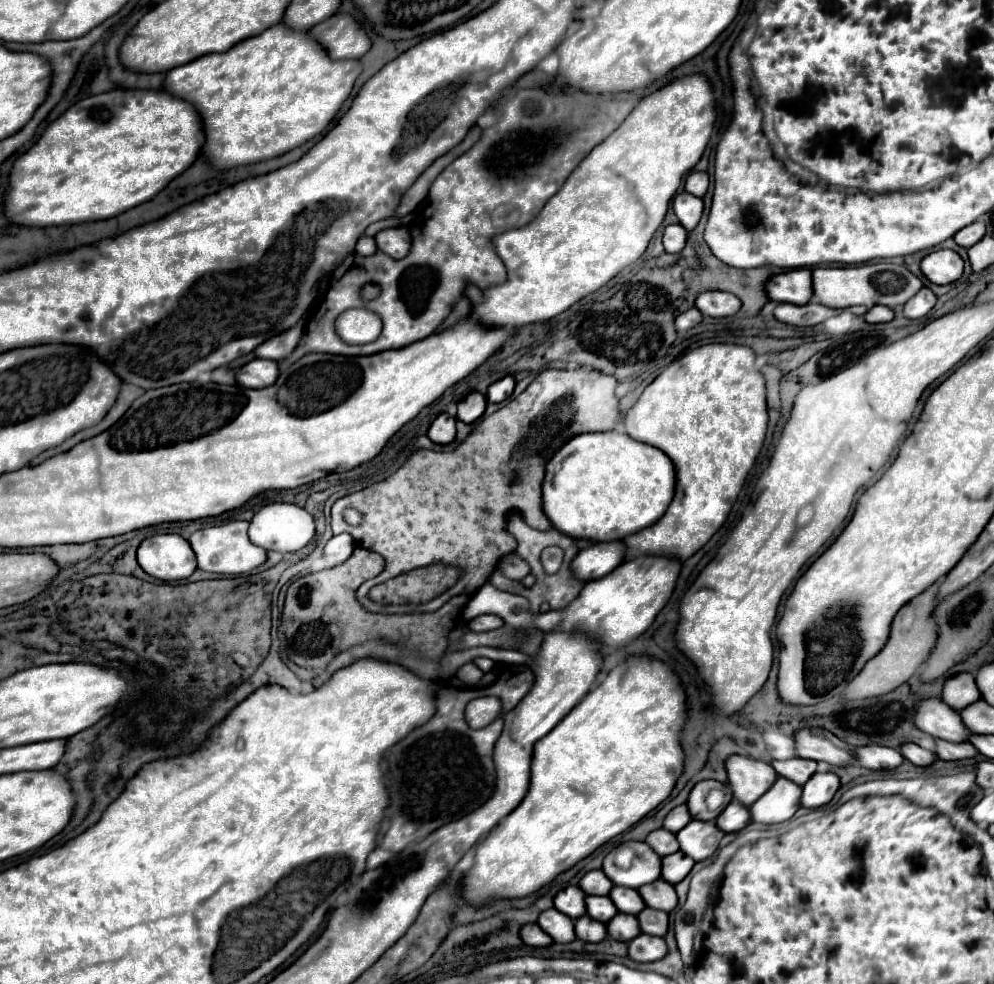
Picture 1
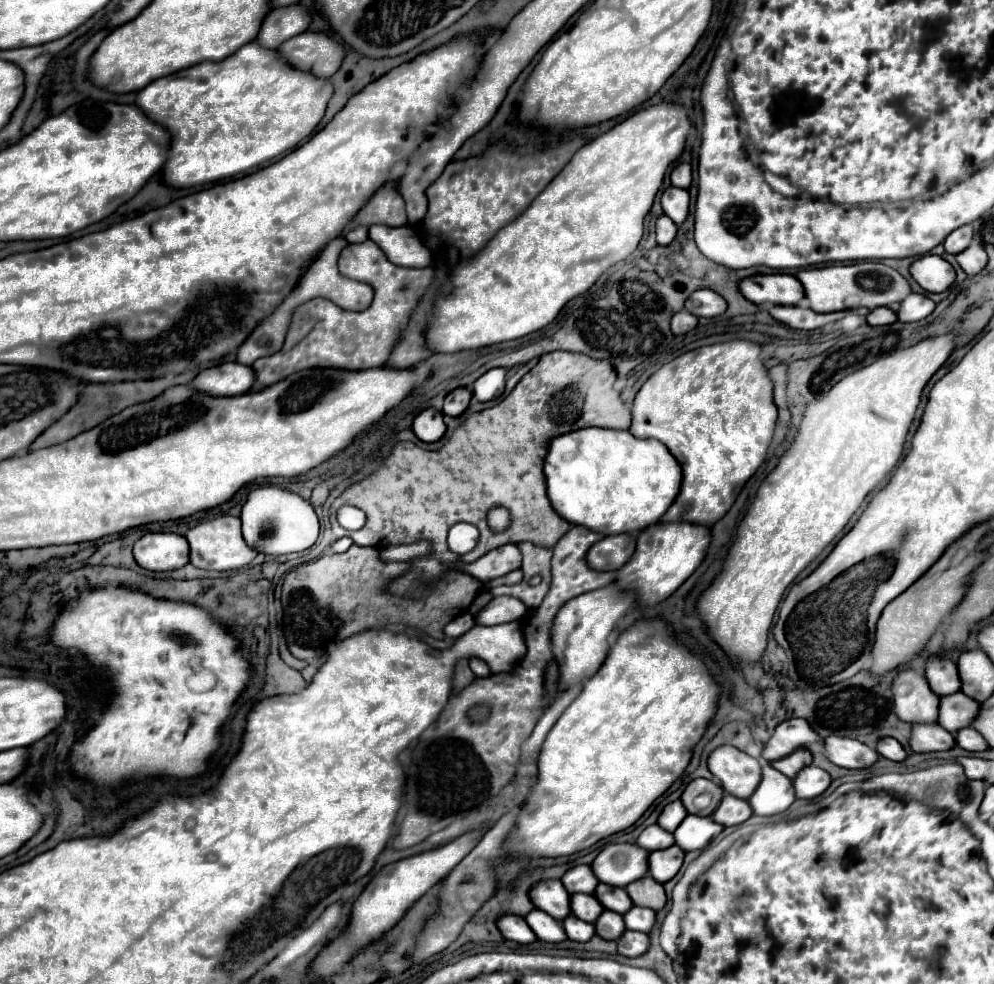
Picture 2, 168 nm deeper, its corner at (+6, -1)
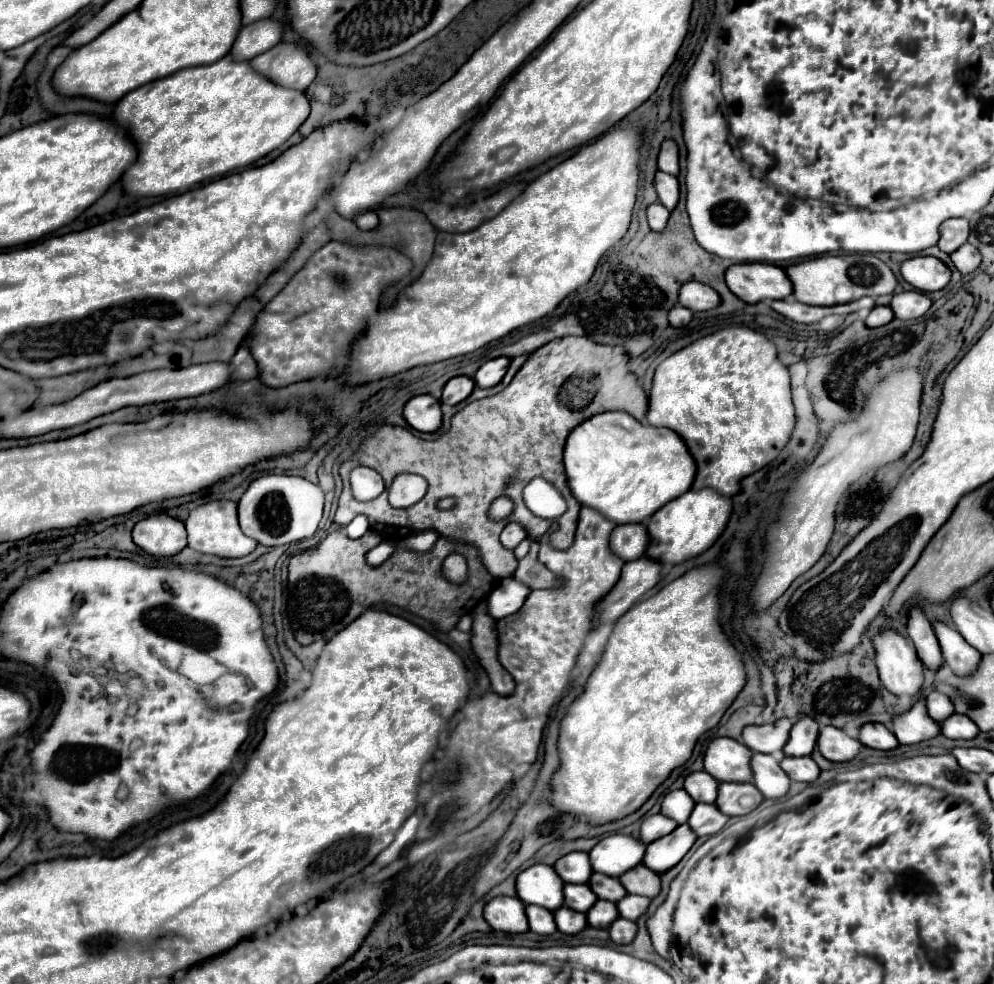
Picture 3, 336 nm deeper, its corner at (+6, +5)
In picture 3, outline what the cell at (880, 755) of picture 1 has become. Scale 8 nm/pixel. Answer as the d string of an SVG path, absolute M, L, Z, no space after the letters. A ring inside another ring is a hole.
M827 726L819 732L817 750L823 754L823 758L827 758L831 762L849 762L859 754L861 742L847 736L839 728Z

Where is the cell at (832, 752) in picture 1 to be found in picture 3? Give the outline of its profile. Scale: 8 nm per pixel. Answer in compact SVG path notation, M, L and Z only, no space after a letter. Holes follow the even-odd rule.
M781 718L773 724L763 724L763 726L747 726L743 730L745 746L753 752L773 754L787 744L787 734L791 726L793 722L789 718Z

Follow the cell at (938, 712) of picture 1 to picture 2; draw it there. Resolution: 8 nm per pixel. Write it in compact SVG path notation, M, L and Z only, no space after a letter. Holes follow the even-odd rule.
M901 668L891 684L895 712L905 722L937 722L939 696L929 688L925 676L913 668Z

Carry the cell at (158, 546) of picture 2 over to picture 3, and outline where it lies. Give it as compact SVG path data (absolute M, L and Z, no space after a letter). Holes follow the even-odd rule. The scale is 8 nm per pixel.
M151 516L135 524L133 542L151 556L175 556L187 546L187 532L183 522L171 516Z

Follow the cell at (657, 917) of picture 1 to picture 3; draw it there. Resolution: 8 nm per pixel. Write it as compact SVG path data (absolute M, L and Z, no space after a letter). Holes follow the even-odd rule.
M627 894L623 900L617 902L617 910L623 918L627 920L637 920L641 914L647 912L649 908L649 898L645 896L633 896L633 894Z

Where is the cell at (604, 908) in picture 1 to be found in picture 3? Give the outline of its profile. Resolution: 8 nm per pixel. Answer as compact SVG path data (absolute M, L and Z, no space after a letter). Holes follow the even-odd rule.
M565 884L565 906L577 912L587 912L595 902L597 896L591 892L587 884Z

